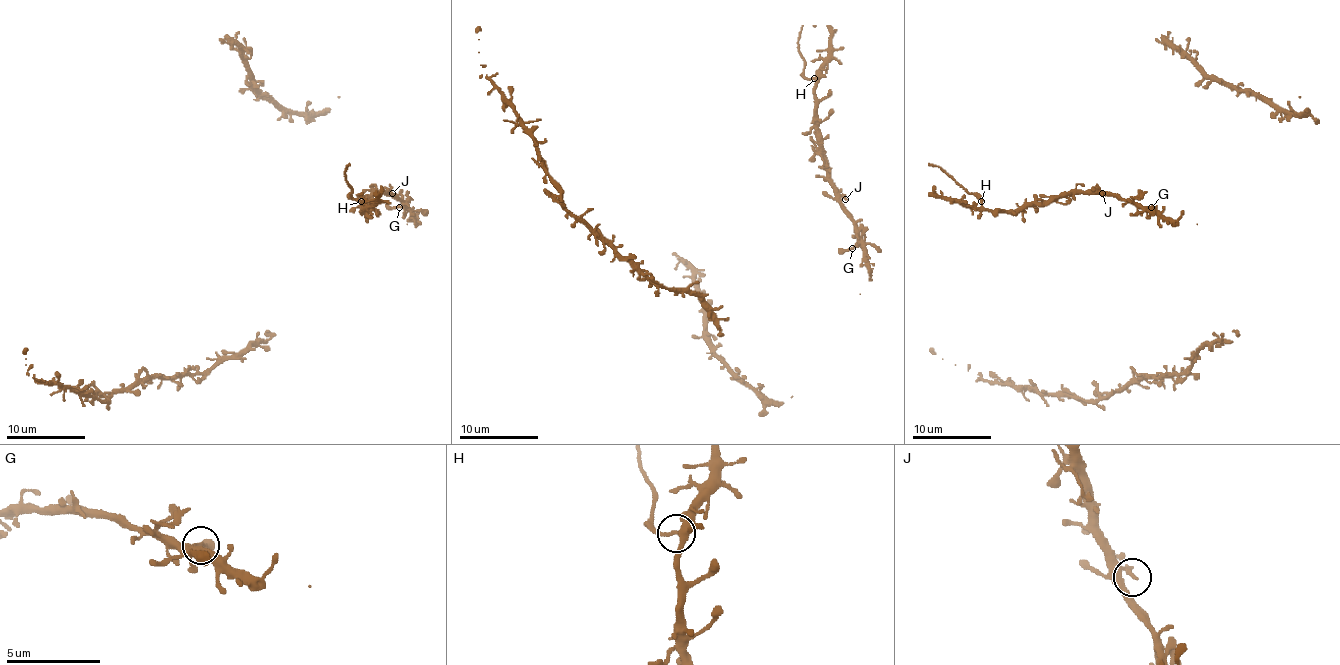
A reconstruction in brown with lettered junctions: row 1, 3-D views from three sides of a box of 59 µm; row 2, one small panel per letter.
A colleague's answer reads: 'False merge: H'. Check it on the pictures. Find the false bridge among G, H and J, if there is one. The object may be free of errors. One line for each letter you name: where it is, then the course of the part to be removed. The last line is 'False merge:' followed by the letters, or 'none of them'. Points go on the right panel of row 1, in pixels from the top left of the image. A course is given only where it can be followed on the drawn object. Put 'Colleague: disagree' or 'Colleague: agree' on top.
Colleague: agree
H: at (981, 201); foreign part runs (982, 201), (929, 163)
False merge: H

